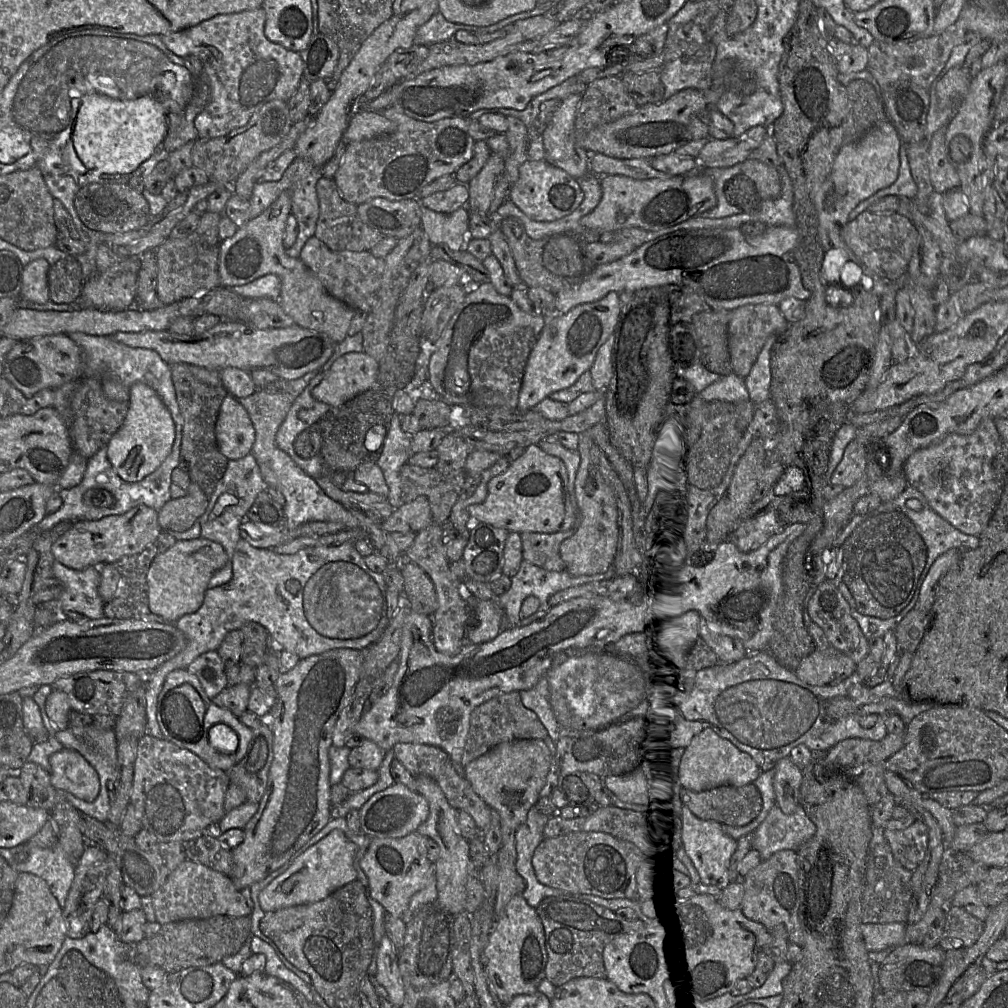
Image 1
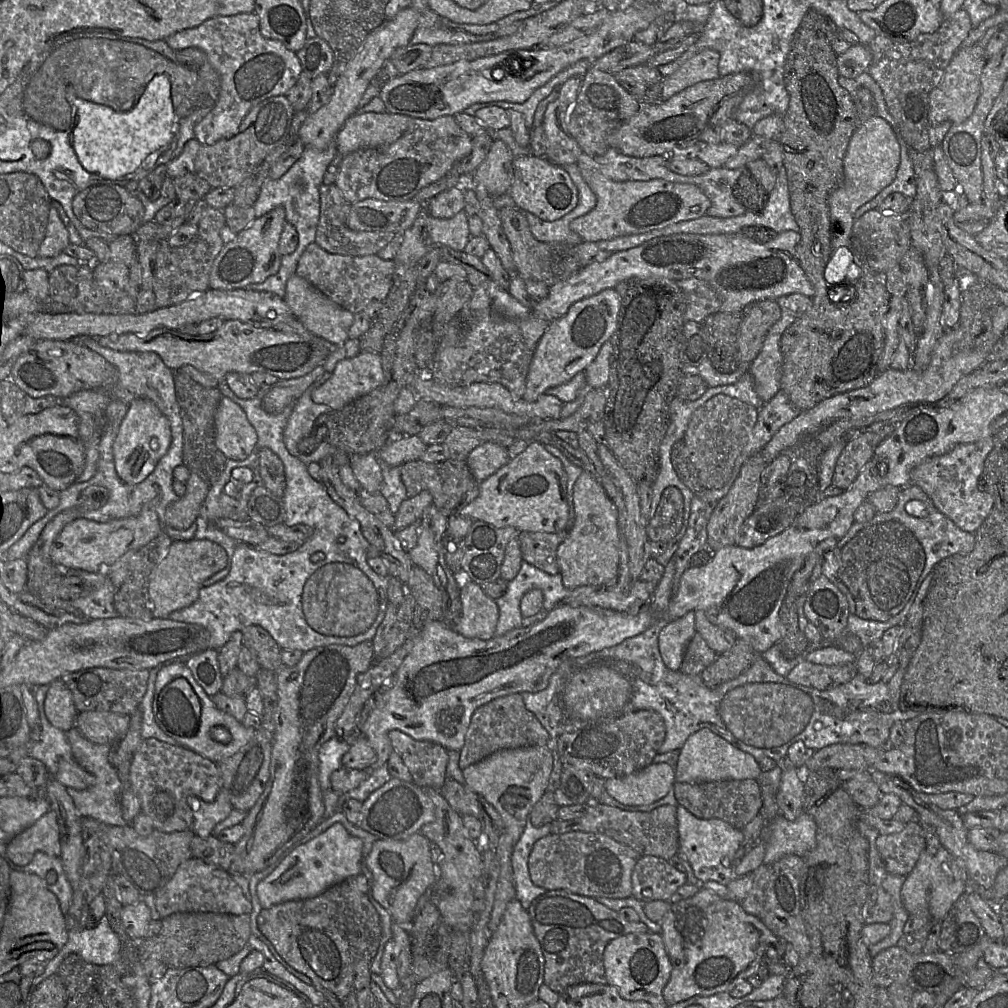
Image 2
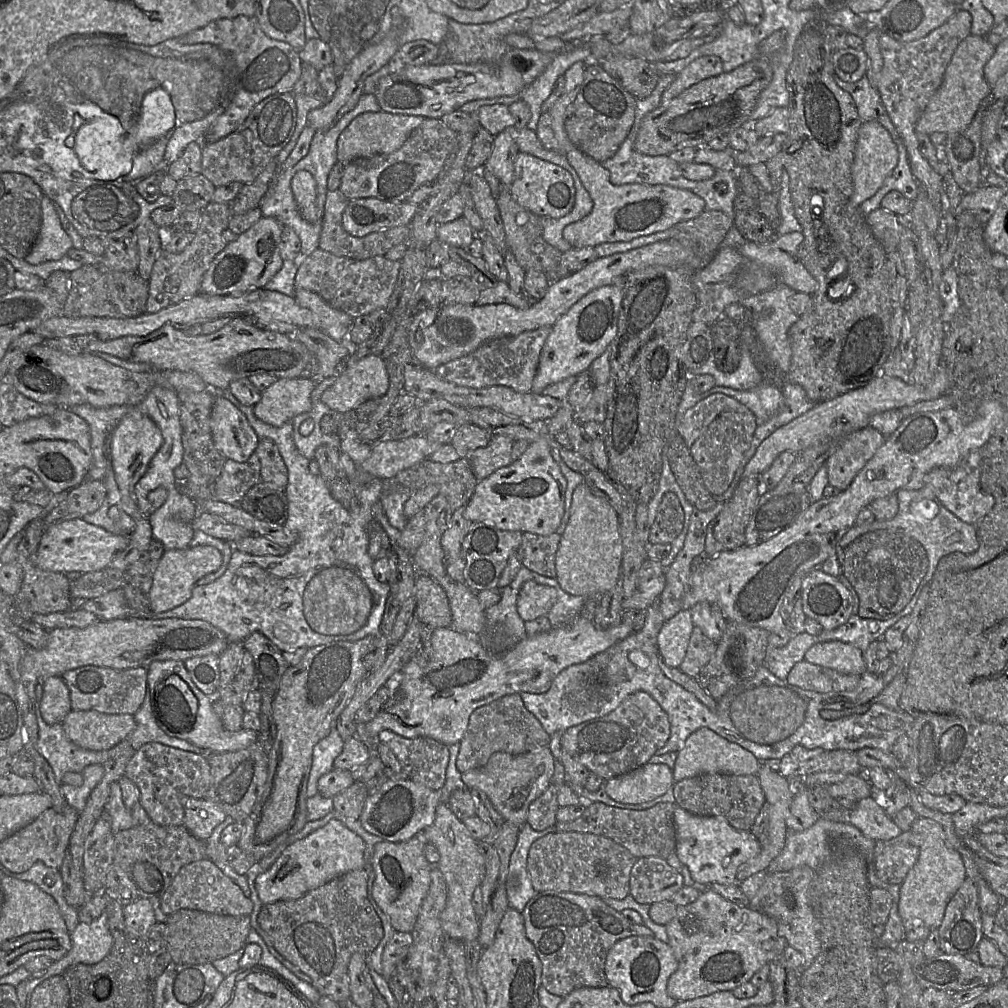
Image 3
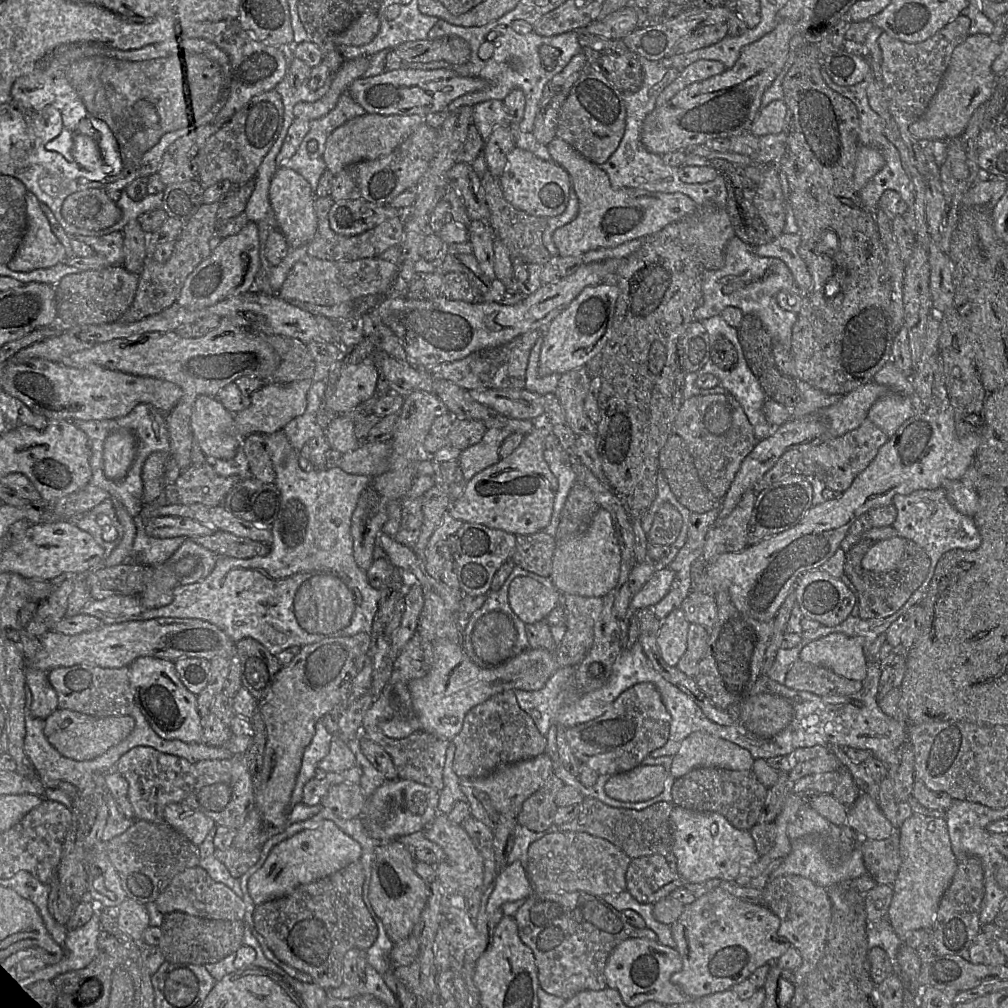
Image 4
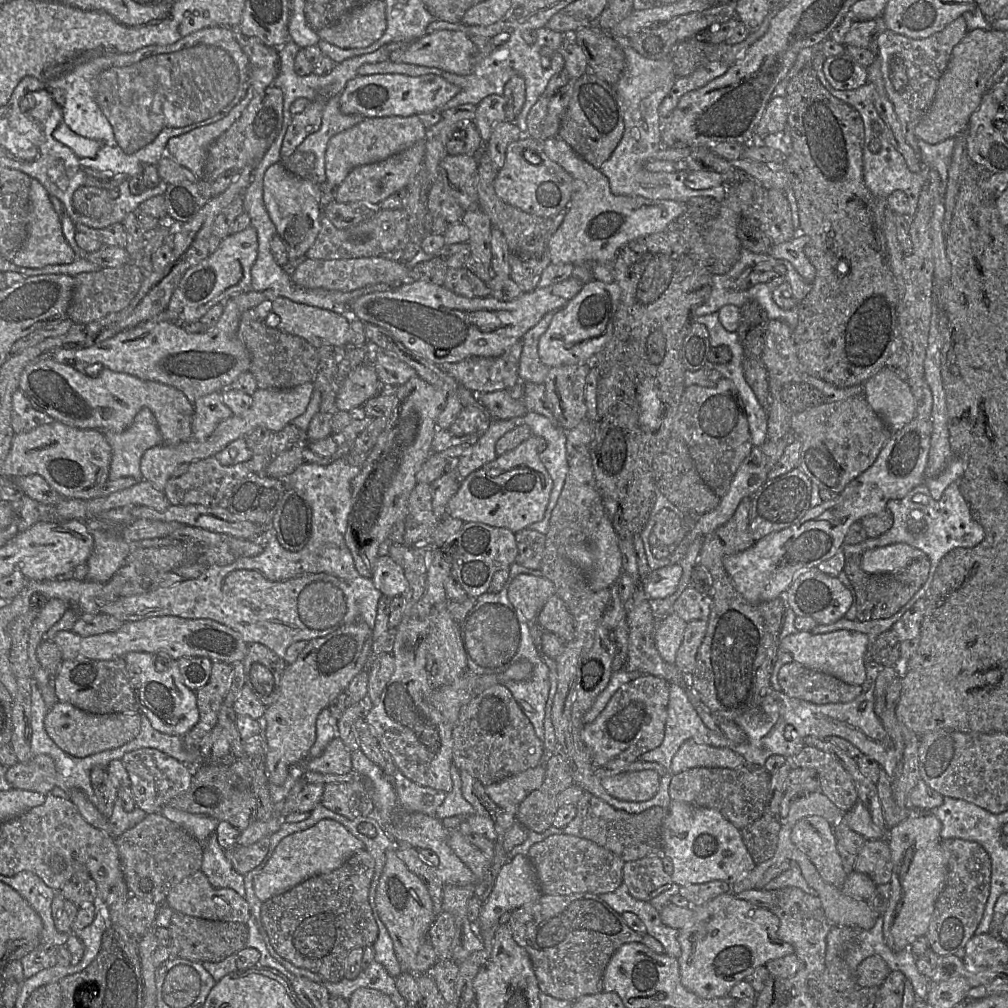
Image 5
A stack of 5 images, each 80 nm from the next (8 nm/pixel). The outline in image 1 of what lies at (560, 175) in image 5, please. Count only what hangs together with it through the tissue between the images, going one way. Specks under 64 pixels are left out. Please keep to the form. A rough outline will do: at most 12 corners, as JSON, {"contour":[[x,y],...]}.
{"contour":[[527,159],[508,197],[527,217],[554,221],[582,202],[578,180]]}

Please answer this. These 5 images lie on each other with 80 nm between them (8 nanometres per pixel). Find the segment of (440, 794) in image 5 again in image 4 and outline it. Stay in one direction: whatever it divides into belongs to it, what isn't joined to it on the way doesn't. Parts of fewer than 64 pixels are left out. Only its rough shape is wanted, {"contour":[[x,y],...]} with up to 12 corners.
{"contour":[[397,778],[368,797],[370,837],[393,841],[439,813],[435,788]]}

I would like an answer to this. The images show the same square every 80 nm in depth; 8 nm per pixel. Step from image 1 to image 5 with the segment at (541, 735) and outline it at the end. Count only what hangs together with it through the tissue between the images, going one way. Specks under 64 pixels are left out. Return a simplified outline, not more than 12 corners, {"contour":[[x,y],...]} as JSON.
{"contour":[[503,684],[471,698],[453,765],[484,786],[535,767],[544,742]]}

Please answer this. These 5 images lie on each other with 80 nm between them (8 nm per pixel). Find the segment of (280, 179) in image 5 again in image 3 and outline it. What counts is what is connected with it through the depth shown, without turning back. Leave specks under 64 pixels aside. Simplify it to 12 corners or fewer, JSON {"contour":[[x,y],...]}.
{"contour":[[301,170],[291,189],[301,216],[321,222],[316,203],[317,184],[311,173]]}

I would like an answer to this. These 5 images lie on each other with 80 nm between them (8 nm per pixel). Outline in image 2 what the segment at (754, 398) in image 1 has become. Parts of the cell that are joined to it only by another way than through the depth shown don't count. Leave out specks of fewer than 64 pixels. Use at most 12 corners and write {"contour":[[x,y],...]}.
{"contour":[[775,300],[781,316],[768,330],[749,365],[755,391],[764,403],[780,389],[780,339],[797,318]]}

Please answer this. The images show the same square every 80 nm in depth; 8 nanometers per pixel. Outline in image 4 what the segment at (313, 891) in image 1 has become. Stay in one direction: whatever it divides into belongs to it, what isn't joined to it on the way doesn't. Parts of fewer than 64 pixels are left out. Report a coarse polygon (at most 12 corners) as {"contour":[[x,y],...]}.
{"contour":[[331,820],[273,847],[248,882],[256,905],[360,860]]}

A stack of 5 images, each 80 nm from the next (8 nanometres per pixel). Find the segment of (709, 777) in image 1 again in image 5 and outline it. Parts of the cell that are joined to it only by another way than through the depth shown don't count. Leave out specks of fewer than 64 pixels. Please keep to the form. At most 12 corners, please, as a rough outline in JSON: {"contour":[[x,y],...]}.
{"contour":[[687,740],[672,758],[673,775],[697,767],[736,769],[729,747]]}

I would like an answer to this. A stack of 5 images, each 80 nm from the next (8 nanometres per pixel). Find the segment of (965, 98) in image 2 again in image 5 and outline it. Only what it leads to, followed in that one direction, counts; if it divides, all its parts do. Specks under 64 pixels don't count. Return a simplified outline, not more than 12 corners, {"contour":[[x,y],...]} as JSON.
{"contour":[[974,29],[953,48],[914,128],[937,144],[966,131],[1004,61],[1005,31]]}

